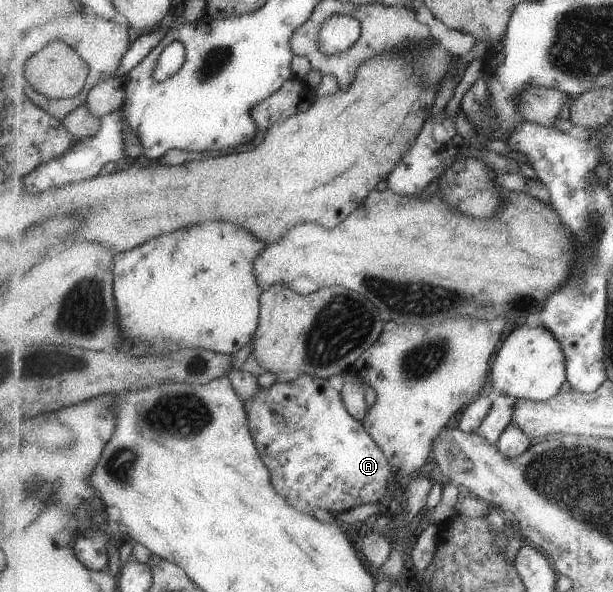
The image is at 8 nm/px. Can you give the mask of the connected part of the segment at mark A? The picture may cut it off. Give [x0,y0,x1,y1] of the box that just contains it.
[246,374,401,515]

